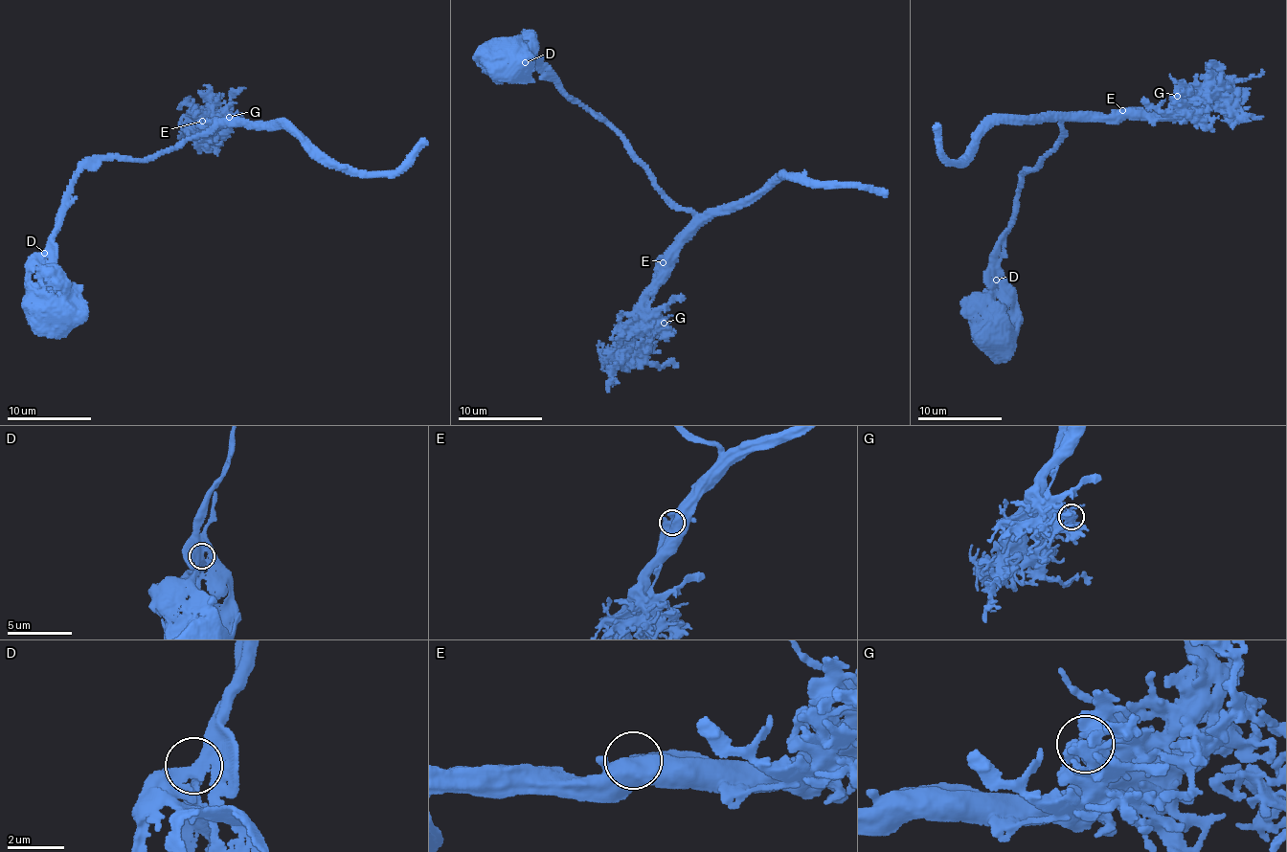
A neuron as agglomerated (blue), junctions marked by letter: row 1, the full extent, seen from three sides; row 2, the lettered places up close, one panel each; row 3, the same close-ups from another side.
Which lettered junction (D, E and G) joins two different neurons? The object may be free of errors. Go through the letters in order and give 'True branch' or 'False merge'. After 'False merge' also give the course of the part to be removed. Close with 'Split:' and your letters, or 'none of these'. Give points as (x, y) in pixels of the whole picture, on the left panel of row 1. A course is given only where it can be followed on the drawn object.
D: True branch
E: True branch
G: True branch
Split: none of these

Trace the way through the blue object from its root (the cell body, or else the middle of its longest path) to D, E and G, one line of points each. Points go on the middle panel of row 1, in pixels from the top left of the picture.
D: (505, 64), (501, 55), (528, 60), (525, 62)
E: (505, 64), (501, 55), (537, 63), (564, 94), (616, 131), (652, 185), (691, 212), (663, 263)
G: (505, 64), (501, 55), (537, 63), (616, 131), (652, 185), (691, 212), (693, 227), (649, 304), (664, 323)

